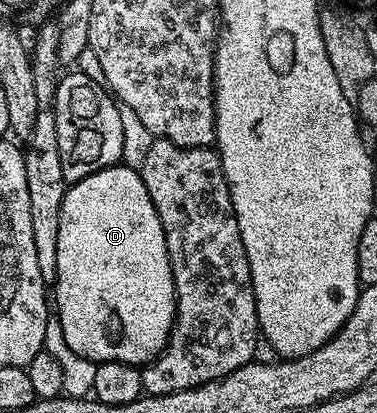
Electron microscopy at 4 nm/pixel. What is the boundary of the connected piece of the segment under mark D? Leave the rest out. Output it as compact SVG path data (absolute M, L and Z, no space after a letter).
M124 165L104 167L102 171L96 171L83 177L66 190L63 197L63 213L59 213L59 253L57 254L55 290L57 290L55 314L63 325L63 337L67 337L67 345L71 345L71 349L75 349L75 353L79 353L79 357L87 357L96 364L119 361L120 363L144 365L152 363L165 348L173 328L173 320L177 318L177 294L169 264L167 245L163 237L163 225L159 221L159 213L155 213L155 205L151 205L151 197L143 185L140 170Z

